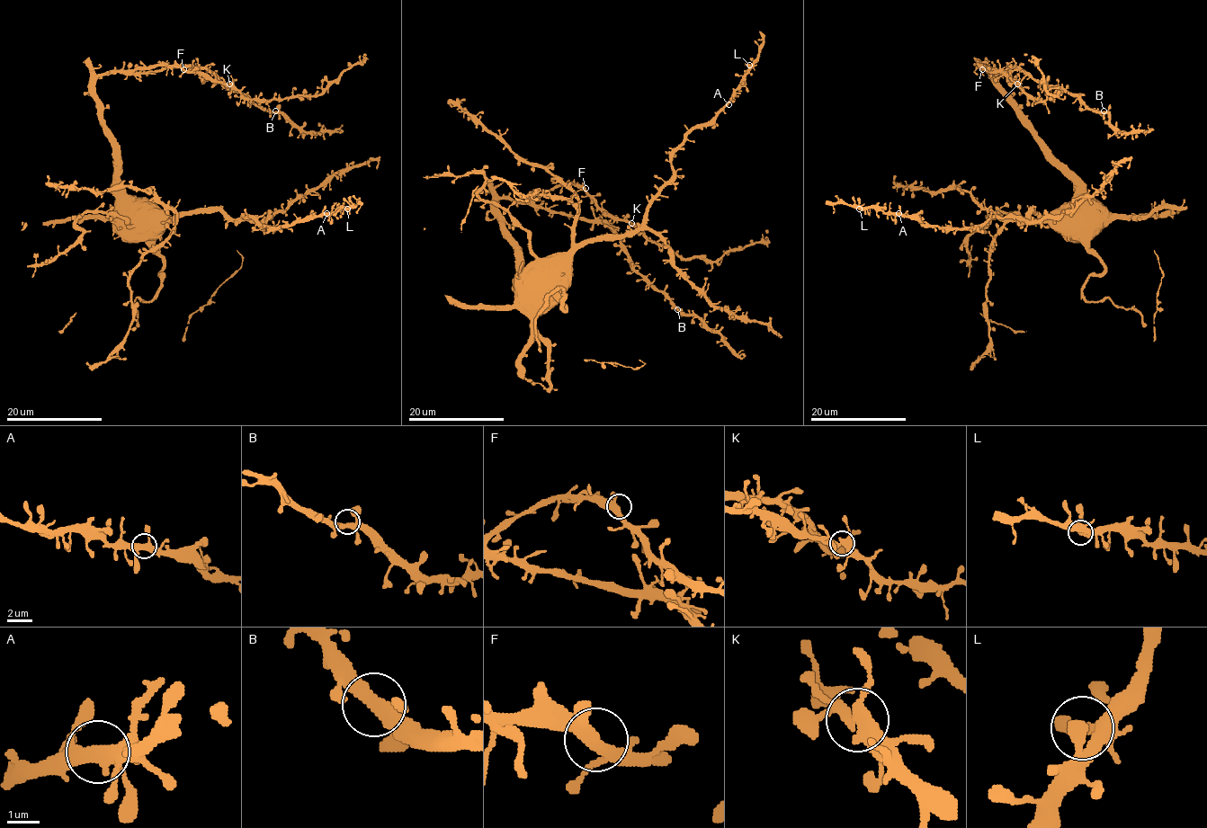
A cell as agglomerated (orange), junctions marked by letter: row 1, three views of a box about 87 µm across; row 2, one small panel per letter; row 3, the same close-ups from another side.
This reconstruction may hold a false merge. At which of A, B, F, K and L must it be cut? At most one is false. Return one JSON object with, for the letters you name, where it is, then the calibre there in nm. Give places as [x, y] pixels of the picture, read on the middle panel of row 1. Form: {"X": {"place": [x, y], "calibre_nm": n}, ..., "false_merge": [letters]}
{"false_merge": []}

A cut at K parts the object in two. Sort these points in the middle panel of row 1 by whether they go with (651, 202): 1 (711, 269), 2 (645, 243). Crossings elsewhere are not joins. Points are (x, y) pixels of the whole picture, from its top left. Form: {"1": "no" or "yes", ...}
{"1": "no", "2": "no"}

